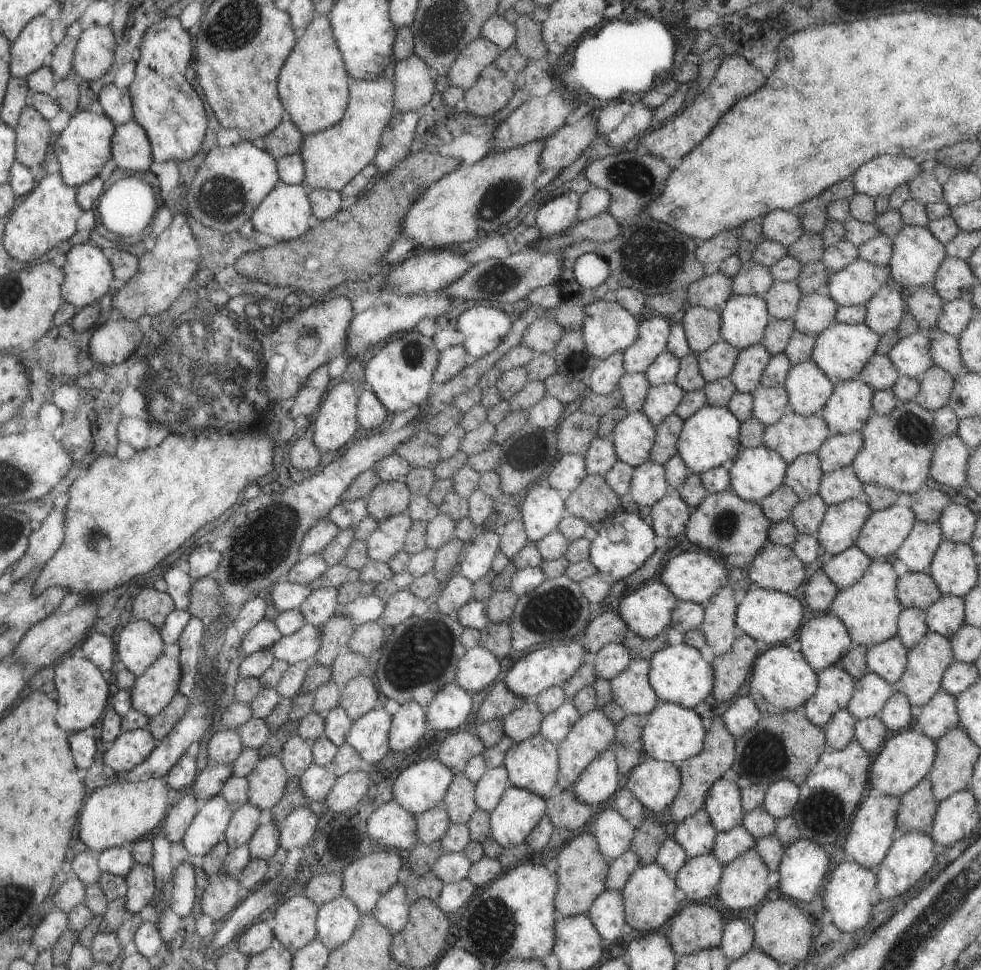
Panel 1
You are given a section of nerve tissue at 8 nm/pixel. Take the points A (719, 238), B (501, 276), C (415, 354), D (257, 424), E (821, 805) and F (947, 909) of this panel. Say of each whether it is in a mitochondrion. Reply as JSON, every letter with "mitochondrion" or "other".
{"A":"other","B":"mitochondrion","C":"mitochondrion","D":"other","E":"mitochondrion","F":"mitochondrion"}

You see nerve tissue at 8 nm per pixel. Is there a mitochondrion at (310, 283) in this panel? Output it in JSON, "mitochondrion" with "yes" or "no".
{"mitochondrion":"no"}

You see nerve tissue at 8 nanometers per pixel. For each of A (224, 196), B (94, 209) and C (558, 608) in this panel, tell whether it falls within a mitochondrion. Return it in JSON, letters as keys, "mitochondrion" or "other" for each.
{"A":"mitochondrion","B":"other","C":"mitochondrion"}

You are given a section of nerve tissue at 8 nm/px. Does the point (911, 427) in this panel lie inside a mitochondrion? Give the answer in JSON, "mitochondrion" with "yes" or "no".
{"mitochondrion":"yes"}

